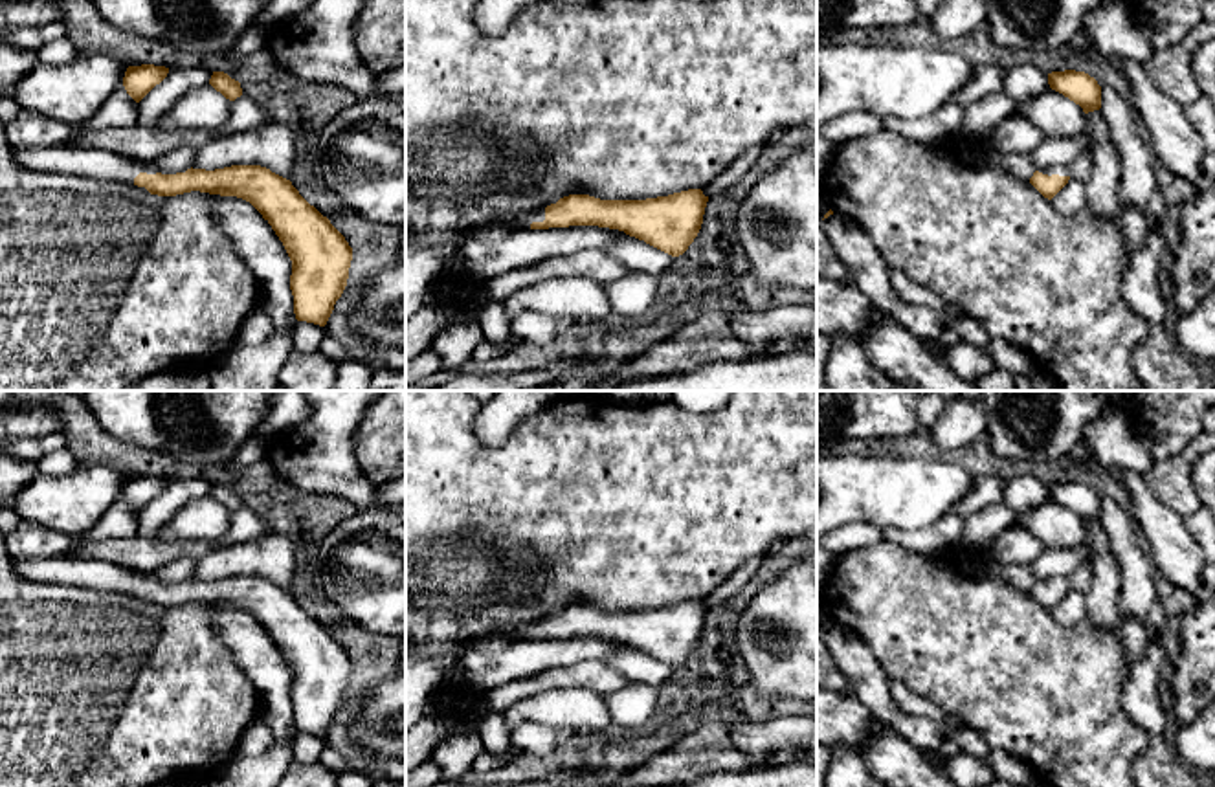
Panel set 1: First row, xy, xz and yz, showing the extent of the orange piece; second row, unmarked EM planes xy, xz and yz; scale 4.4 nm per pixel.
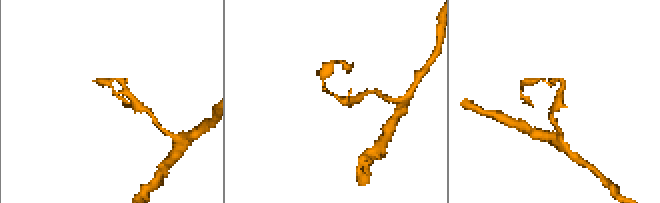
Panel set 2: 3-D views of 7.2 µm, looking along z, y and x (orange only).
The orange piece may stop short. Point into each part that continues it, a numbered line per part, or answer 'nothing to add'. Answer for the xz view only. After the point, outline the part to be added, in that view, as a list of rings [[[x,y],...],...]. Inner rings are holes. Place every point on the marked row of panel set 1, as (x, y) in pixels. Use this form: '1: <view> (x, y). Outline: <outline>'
1: xz (523, 221). Outline: [[[532,209],[521,215],[512,215],[512,216],[501,216],[494,220],[490,226],[507,226],[507,227],[521,227],[521,229],[530,229],[532,222],[543,222],[545,220],[545,209]]]

